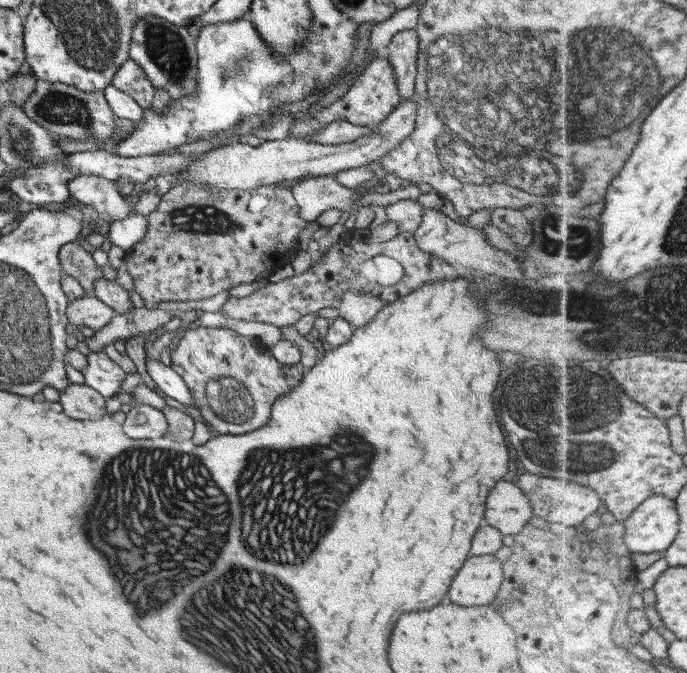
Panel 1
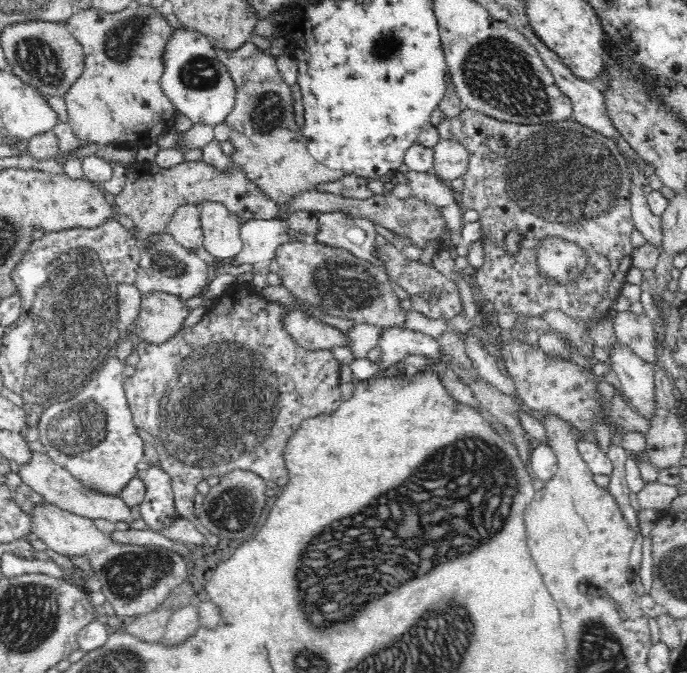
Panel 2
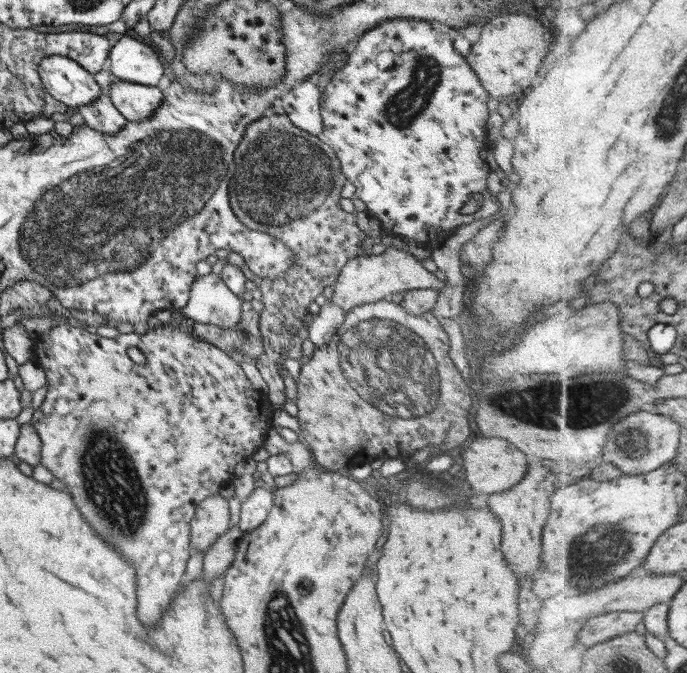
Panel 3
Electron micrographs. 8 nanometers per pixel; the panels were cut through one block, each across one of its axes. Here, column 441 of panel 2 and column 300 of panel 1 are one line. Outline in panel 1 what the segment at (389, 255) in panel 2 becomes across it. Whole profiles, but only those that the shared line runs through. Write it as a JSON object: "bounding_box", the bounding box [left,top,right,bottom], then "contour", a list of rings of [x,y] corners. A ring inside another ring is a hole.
{"bounding_box":[220,265,340,328],"contour":[[[316,265],[304,273],[295,274],[290,278],[276,283],[268,283],[264,288],[256,290],[245,298],[228,299],[220,312],[227,318],[244,321],[266,322],[280,328],[296,324],[302,316],[314,313],[324,307],[334,307],[340,300],[340,282],[329,281],[328,284],[316,284]]]}

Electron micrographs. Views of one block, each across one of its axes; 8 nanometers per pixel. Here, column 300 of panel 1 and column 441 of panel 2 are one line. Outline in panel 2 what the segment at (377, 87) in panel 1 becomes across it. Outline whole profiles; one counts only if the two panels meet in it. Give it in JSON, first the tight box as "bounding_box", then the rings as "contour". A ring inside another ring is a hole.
{"bounding_box":[436,108,636,331],"contour":[[[466,108],[454,118],[444,116],[436,127],[442,139],[459,142],[469,153],[469,164],[462,176],[464,187],[457,196],[464,210],[477,210],[479,214],[485,257],[482,266],[473,273],[475,285],[482,291],[485,300],[494,303],[497,317],[493,324],[511,330],[518,314],[528,318],[541,317],[548,311],[560,311],[572,317],[587,331],[598,318],[606,316],[615,299],[620,296],[624,275],[624,270],[621,270],[621,275],[617,275],[616,268],[608,266],[614,262],[618,266],[620,258],[631,256],[633,247],[630,234],[635,230],[629,188],[636,178],[616,142],[574,118],[542,124],[514,124]],[[512,229],[520,231],[524,238],[518,254],[510,256],[503,244],[506,233]],[[552,236],[578,244],[587,254],[587,265],[588,268],[592,266],[592,270],[584,269],[574,282],[563,285],[542,278],[540,269],[536,268],[536,250],[540,238]]]}

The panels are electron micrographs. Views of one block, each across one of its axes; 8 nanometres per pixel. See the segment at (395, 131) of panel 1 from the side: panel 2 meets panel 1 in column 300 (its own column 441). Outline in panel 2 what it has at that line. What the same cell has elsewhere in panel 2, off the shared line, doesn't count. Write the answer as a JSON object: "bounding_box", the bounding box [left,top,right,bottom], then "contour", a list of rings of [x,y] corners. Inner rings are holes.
{"bounding_box":[433,139,469,181],"contour":[[[440,139],[433,146],[433,173],[442,181],[460,178],[469,164],[469,153],[464,146],[452,139]]]}

